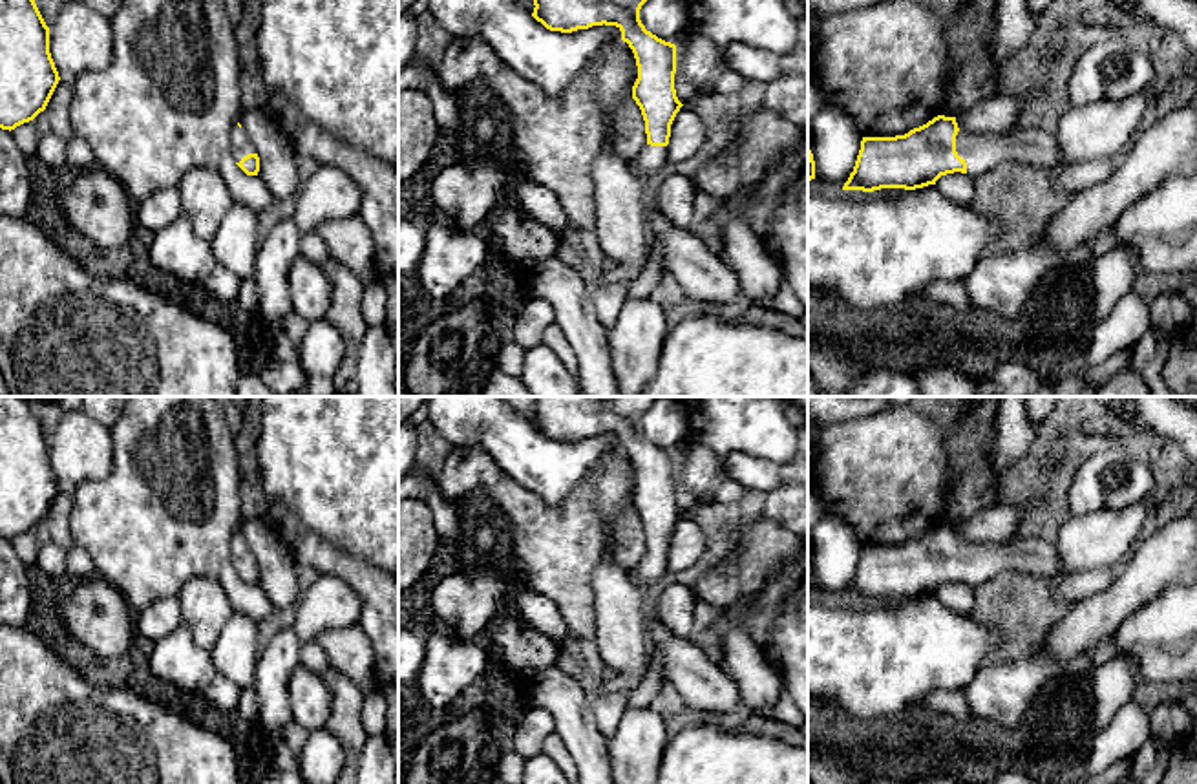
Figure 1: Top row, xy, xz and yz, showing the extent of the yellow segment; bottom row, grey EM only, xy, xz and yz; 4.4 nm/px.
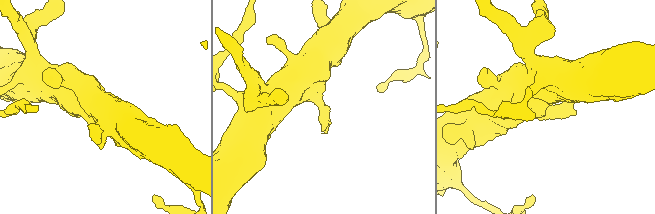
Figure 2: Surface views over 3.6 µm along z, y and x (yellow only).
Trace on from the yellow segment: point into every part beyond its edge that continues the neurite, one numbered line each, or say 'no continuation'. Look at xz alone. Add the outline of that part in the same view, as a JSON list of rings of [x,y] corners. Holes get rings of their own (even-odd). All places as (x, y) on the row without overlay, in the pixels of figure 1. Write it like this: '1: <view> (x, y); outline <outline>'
1: xz (649, 571); outline [[[645,554],[634,568],[634,574],[643,588],[656,587],[665,572],[667,572],[667,556]]]

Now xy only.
1: xy (240, 554); outline [[[238,534],[232,539],[230,563],[236,572],[239,572],[249,563],[256,563],[254,554]]]

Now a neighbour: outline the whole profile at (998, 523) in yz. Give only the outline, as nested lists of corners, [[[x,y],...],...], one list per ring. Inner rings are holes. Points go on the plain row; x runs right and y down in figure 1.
[[[1033,499],[1023,506],[994,504],[970,517],[956,523],[959,541],[983,545],[983,543],[1009,543],[1023,517],[1033,514]]]

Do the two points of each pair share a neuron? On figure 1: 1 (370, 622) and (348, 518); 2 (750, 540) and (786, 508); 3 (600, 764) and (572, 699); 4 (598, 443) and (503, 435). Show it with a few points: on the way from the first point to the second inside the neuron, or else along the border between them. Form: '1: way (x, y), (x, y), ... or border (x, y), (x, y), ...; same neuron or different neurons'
1: border (318, 534), (379, 569); different neurons
2: border (761, 516), (777, 521), (788, 530); different neurons
3: way (587, 748), (572, 722), (572, 715); same neuron
4: way (574, 454), (527, 454); same neuron

